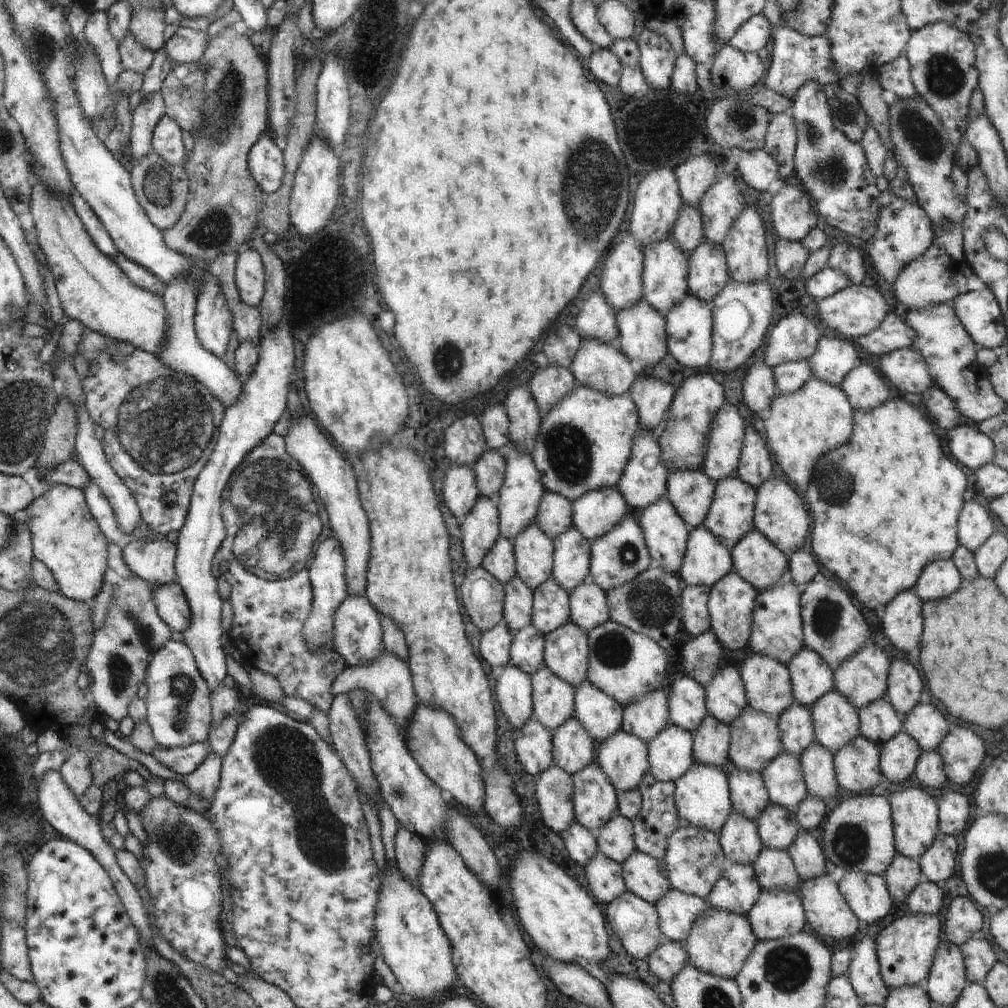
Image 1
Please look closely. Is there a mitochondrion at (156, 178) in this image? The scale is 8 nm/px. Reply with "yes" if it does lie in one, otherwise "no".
yes

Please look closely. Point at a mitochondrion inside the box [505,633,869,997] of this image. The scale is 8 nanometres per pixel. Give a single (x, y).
(787, 968)

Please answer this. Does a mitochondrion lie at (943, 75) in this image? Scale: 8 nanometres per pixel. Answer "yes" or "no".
yes

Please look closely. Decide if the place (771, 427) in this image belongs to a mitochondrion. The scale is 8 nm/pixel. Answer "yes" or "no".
no

